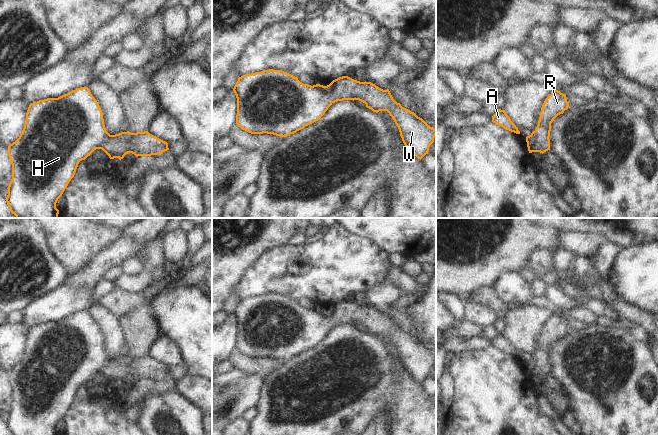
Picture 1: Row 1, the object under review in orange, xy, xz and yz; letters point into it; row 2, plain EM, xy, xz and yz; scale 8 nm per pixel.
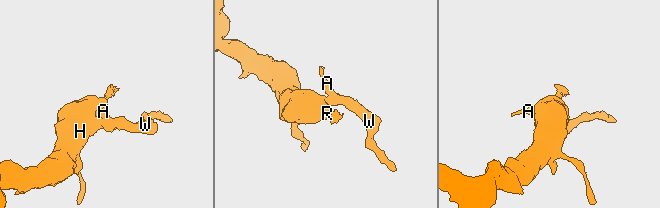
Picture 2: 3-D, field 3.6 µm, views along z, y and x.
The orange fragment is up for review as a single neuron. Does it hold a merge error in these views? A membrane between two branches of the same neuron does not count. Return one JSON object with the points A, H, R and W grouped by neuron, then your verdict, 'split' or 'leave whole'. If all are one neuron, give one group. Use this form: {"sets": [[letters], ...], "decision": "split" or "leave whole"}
{"sets": [["A", "H", "R", "W"]], "decision": "leave whole"}

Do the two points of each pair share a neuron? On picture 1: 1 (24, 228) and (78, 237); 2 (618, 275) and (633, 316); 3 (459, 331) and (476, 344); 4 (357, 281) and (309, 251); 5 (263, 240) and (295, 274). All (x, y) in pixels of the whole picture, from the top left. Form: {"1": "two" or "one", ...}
{"1": "two", "2": "two", "3": "two", "4": "one", "5": "two"}

